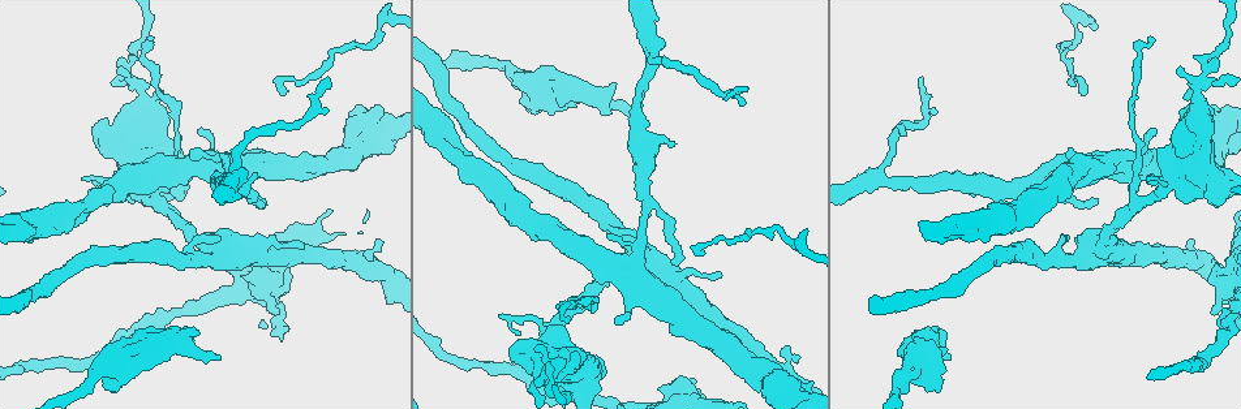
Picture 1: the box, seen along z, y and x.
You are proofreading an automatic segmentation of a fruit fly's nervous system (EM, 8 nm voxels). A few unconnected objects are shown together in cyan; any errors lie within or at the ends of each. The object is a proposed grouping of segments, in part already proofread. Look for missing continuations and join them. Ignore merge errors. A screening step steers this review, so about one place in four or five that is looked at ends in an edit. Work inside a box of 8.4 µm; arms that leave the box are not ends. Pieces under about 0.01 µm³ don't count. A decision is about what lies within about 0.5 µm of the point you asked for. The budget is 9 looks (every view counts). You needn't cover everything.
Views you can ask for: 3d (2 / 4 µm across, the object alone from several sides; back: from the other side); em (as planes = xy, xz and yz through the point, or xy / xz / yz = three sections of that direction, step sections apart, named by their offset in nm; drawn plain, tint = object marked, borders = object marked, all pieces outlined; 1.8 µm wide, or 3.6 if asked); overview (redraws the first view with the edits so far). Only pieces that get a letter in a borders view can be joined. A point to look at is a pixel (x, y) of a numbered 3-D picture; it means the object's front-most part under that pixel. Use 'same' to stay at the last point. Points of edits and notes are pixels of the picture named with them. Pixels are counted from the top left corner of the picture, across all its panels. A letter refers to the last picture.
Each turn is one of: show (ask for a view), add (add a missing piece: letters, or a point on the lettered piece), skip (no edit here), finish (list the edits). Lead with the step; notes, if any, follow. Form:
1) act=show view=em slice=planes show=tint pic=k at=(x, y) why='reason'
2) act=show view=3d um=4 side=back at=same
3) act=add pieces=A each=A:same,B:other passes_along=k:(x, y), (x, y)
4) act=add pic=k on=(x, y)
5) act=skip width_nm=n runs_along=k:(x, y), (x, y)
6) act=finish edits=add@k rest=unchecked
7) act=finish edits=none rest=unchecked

act=show view=em slice=planes show=borders pic=1 at=(947, 355) why='an open end'

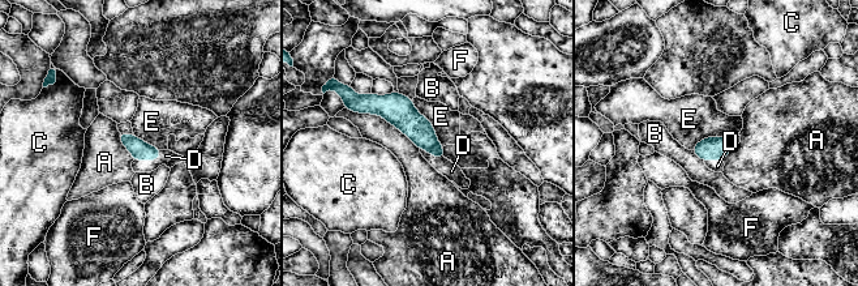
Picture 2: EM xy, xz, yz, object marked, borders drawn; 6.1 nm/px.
act=add pieces=D each=A:other,B:other,C:other,D:same,E:other,F:other passes_along=2:(140, 150), (150, 159), (167, 157) found='it goes on there'

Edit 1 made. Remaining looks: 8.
act=show view=overview

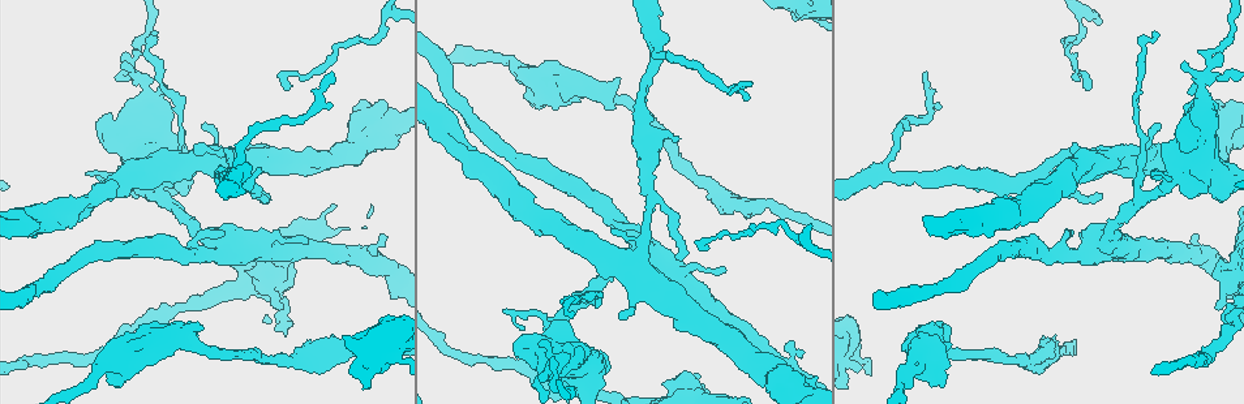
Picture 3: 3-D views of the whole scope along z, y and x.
act=show view=3d um=2 side=back pic=3 at=(675, 139) why='an open end'

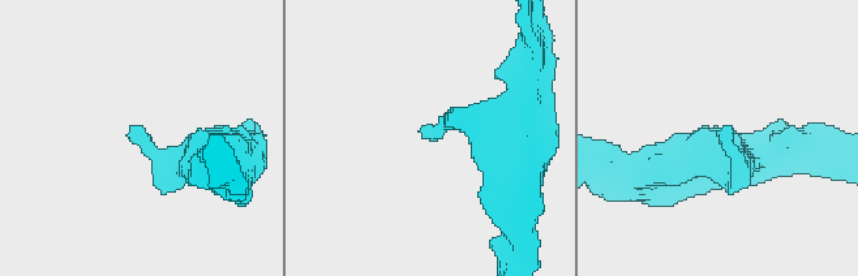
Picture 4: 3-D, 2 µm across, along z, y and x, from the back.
act=show view=em slice=planes show=borders pic=4 at=(135, 128)

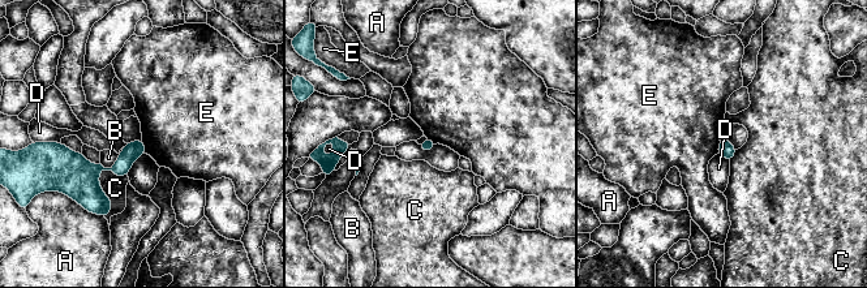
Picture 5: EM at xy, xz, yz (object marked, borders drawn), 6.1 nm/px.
act=skip longest_contact=C:300nm each=A:other,B:other,C:other,D:other,E:other found='none of them fits'

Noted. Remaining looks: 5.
act=show view=em slice=yz step=4 show=tint pic=3 at=(677, 259) why='tapers out'

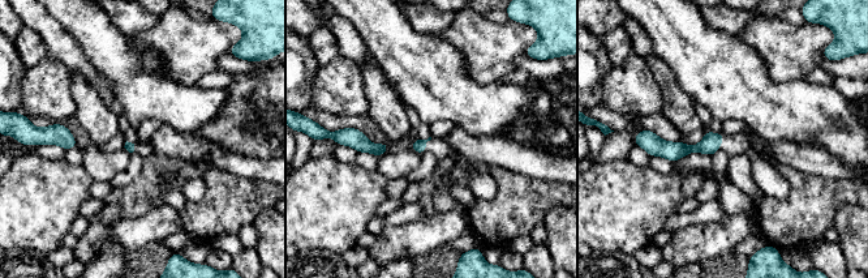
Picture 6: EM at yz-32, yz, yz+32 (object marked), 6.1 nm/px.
act=show view=em slice=planes show=borders at=same

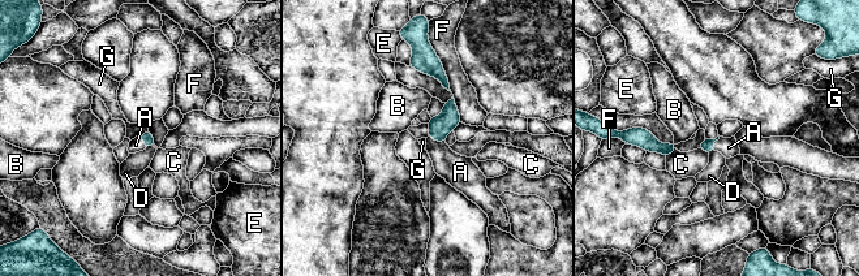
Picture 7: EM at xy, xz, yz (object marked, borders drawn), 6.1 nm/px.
act=add pieces=A each=A:same,B:other,C:other,D:other,E:other,F:other,G:other found='it goes on there'

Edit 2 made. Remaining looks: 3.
act=show view=overview

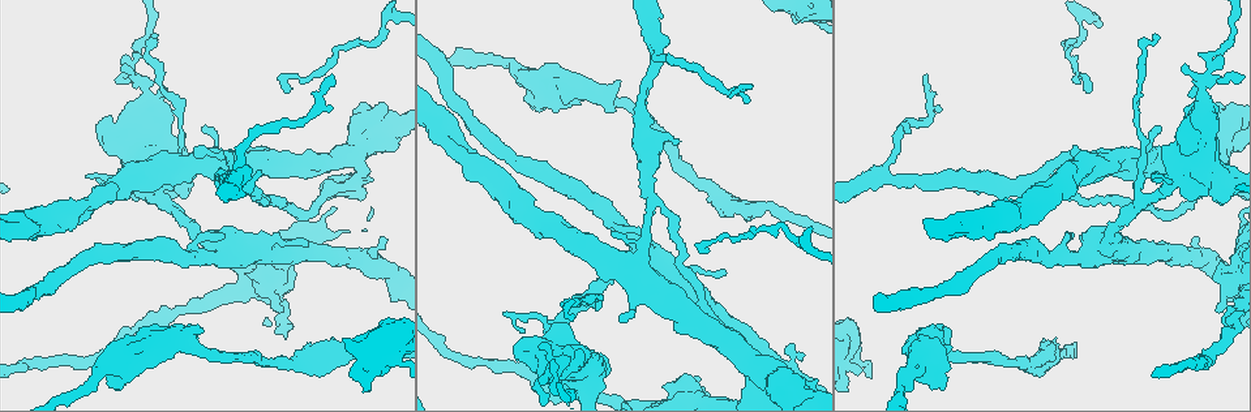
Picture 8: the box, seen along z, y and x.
act=show view=3d um=4 pic=8 at=(352, 115) why='free end'

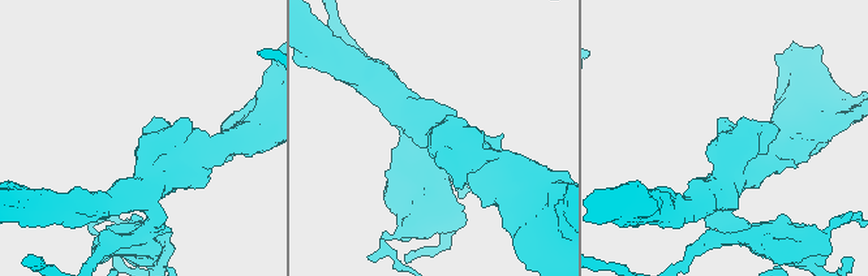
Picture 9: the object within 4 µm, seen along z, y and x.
act=show view=em slice=planes show=borders pic=9 at=(142, 138)

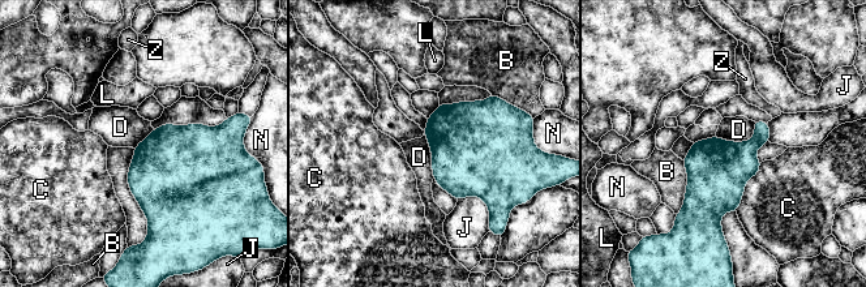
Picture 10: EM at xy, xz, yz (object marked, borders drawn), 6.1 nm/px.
act=skip longest_contact=C:360nm each=B:other,C:other,D:other,J:other,L:other,N:other,Z:other border=10:(754, 121), (744, 141), (715, 136) found='no lettered piece goes on from it'

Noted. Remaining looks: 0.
act=finish edits=add@2,add@7 rest=unchecked

